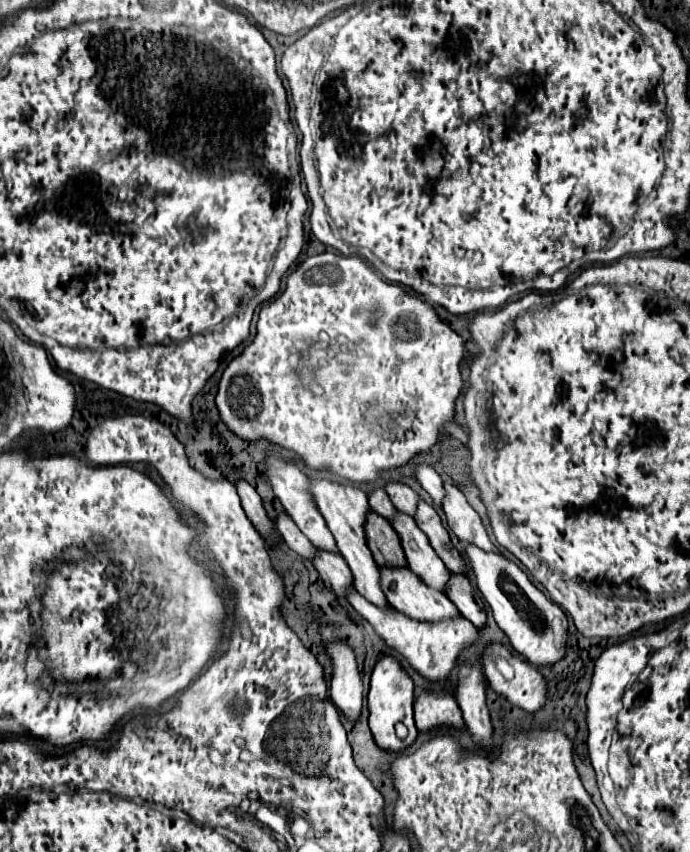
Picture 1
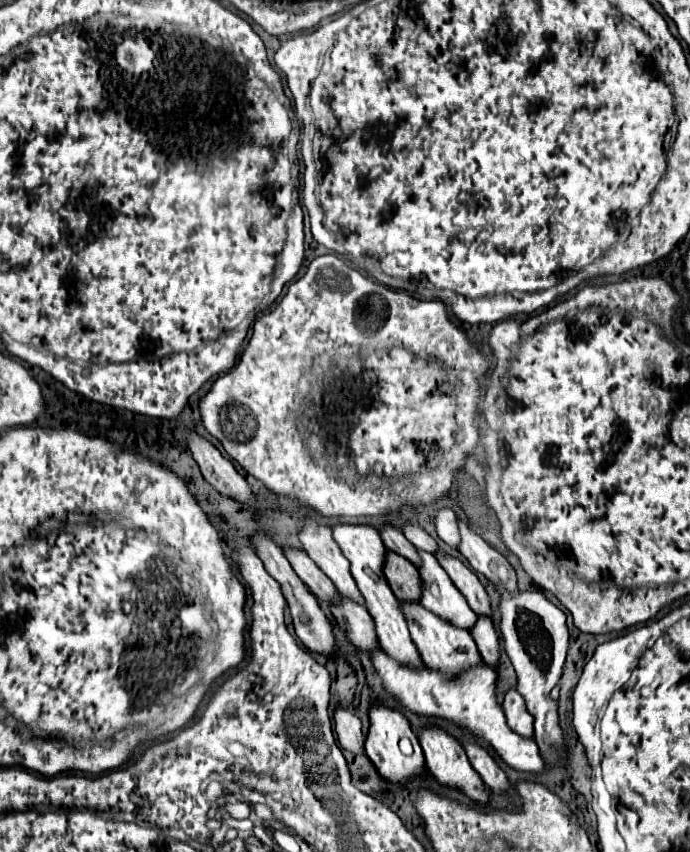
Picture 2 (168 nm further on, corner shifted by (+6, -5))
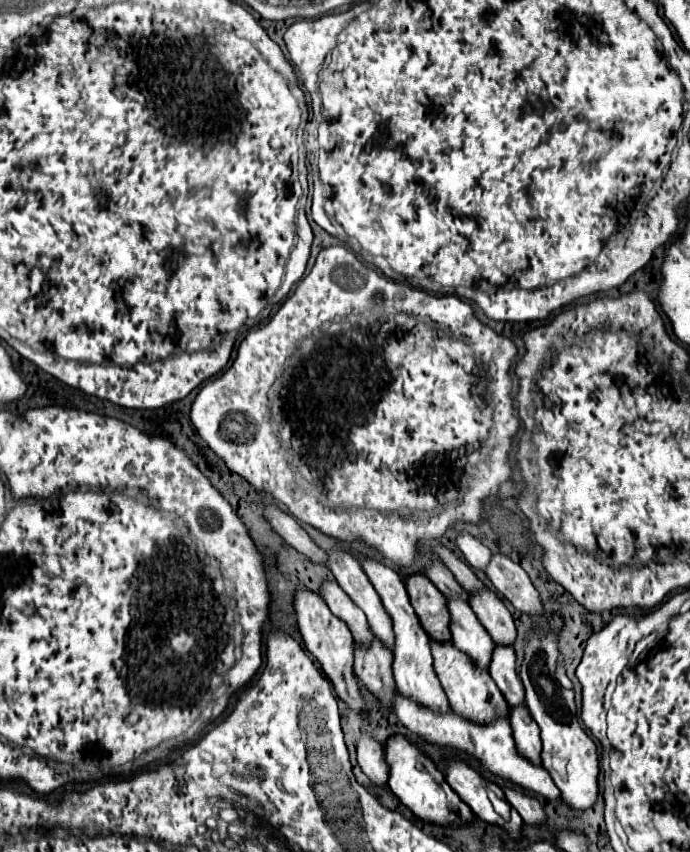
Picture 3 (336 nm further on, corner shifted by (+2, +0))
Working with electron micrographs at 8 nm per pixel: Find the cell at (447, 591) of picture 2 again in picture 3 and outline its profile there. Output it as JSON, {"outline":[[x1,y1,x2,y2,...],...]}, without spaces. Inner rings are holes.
{"outline":[[451,593,451,597,447,597,447,609,451,615,449,629,455,645,481,667,487,667,491,661,493,641,487,629,483,629,481,621,475,617,471,605,459,593]]}

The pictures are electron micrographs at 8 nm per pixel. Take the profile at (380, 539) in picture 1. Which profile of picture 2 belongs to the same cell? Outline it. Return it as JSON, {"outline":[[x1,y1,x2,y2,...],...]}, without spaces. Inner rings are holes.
{"outline":[[387,552,383,572,385,572,385,578,387,578,393,594,401,602,419,602,421,600,419,570,415,566,411,566,411,562,399,558,399,554]]}

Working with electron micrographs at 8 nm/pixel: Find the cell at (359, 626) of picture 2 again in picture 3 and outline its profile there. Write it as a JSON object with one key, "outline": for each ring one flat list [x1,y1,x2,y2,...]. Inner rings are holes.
{"outline":[[373,637,369,645,355,645,355,675,387,707,391,707,395,689,391,661,391,649,383,647,381,641,377,641,377,637]]}

